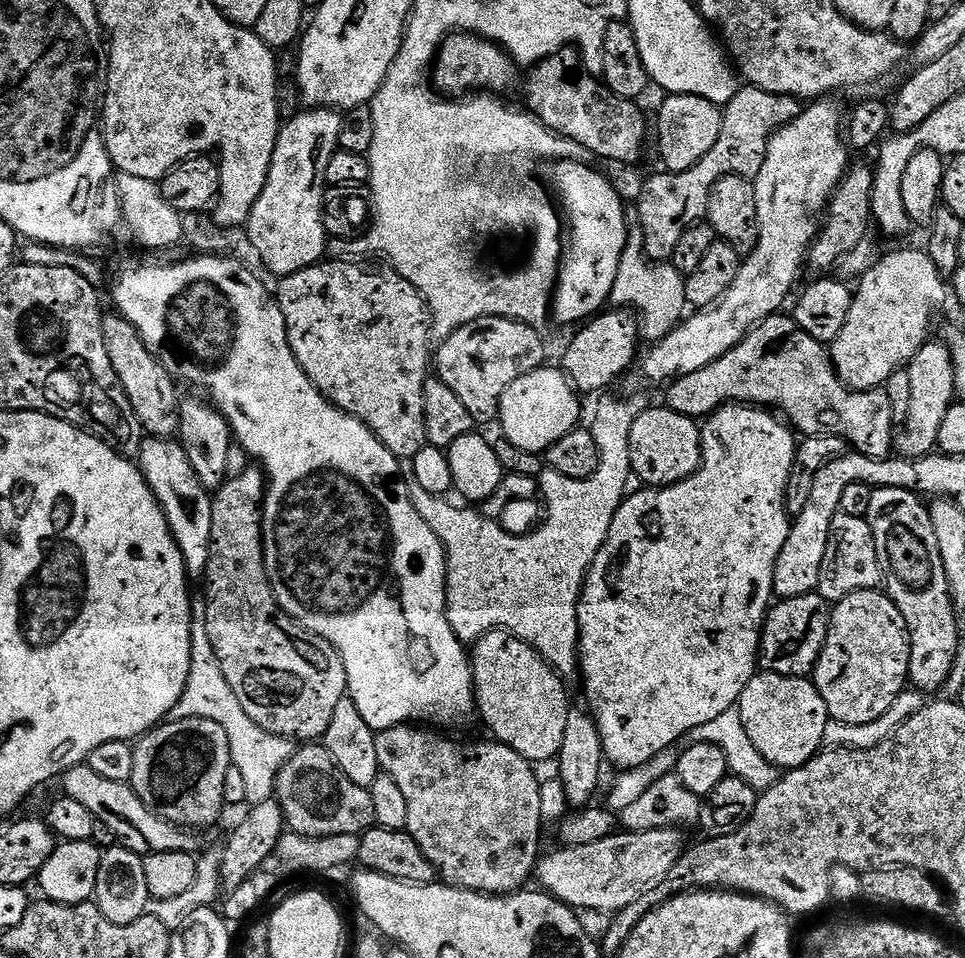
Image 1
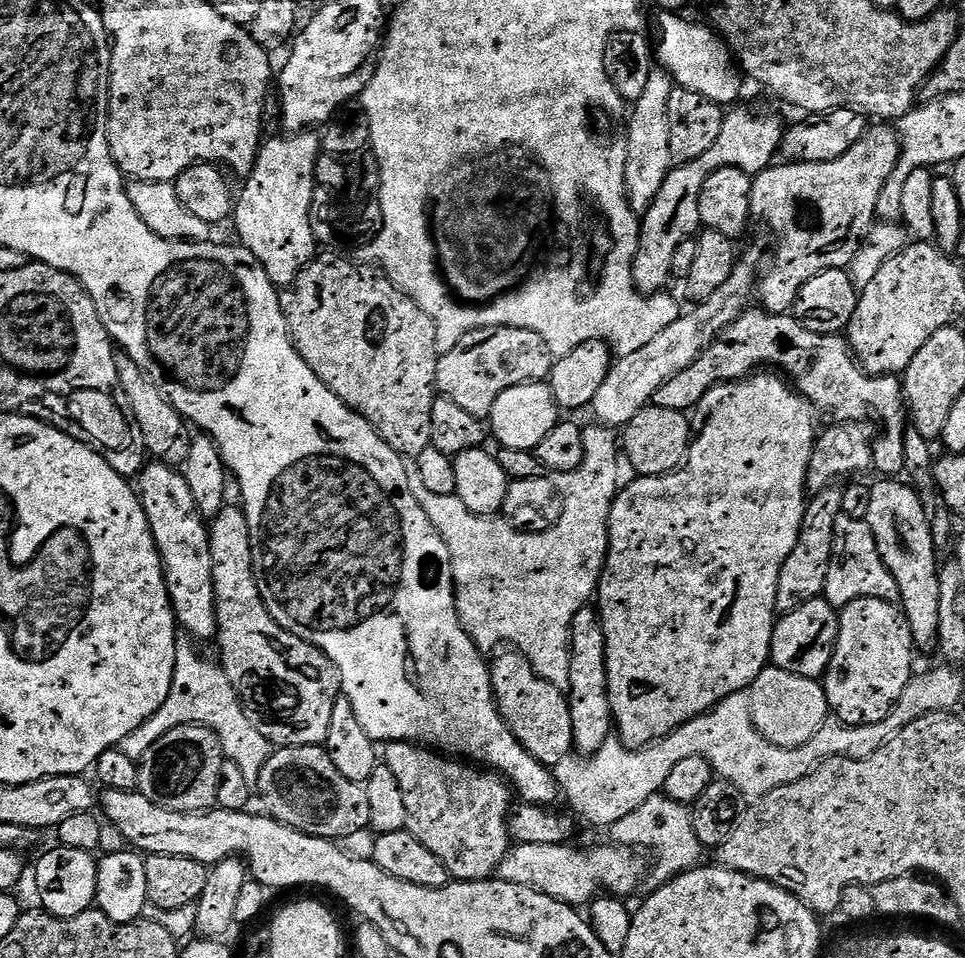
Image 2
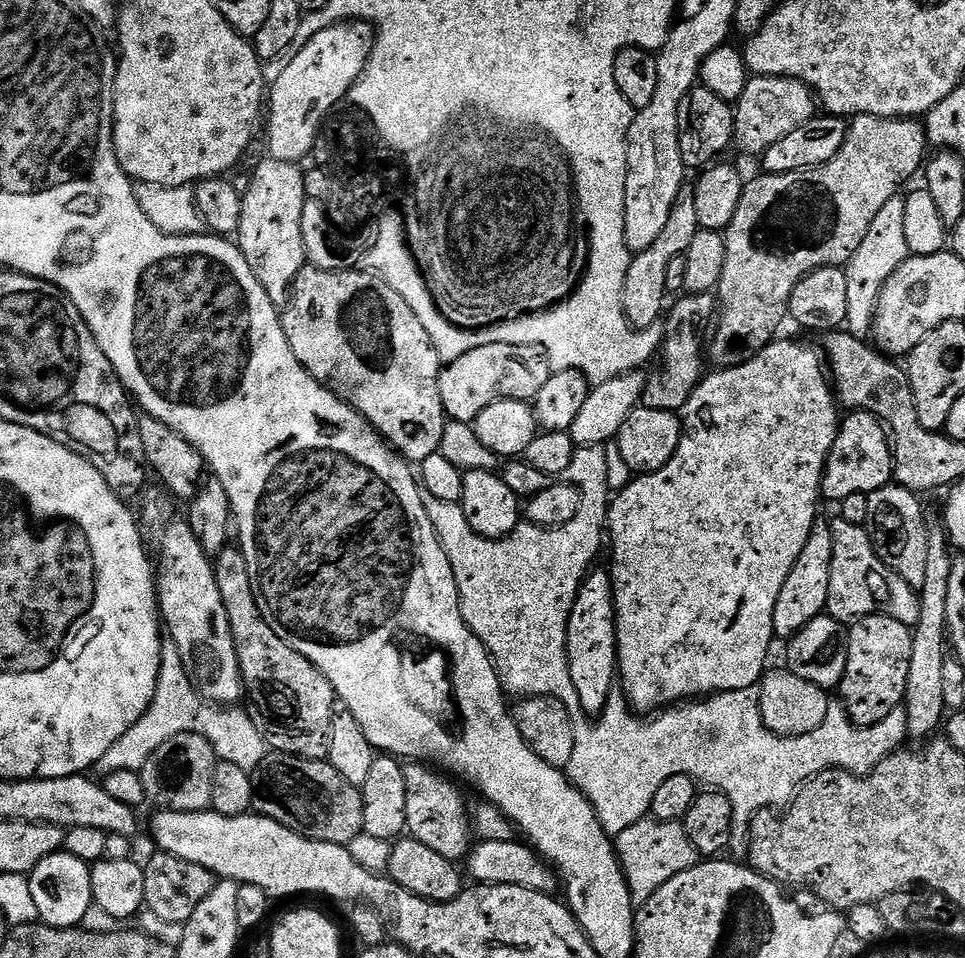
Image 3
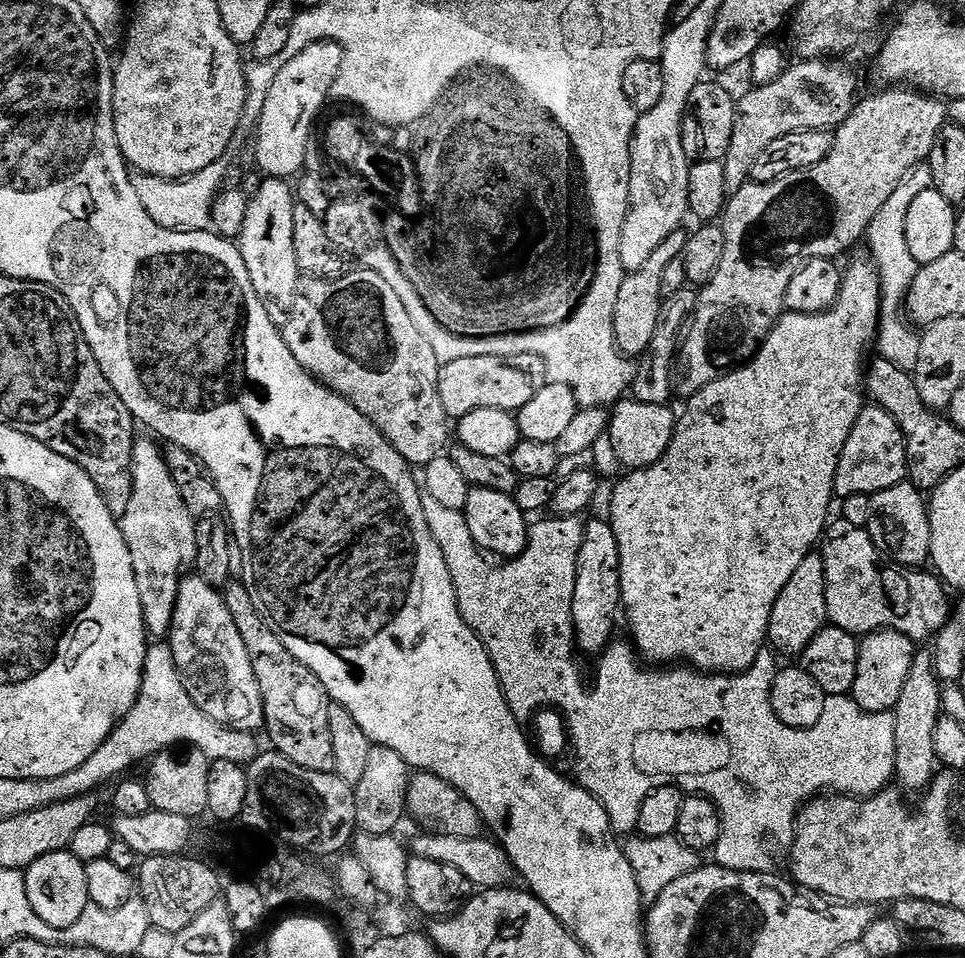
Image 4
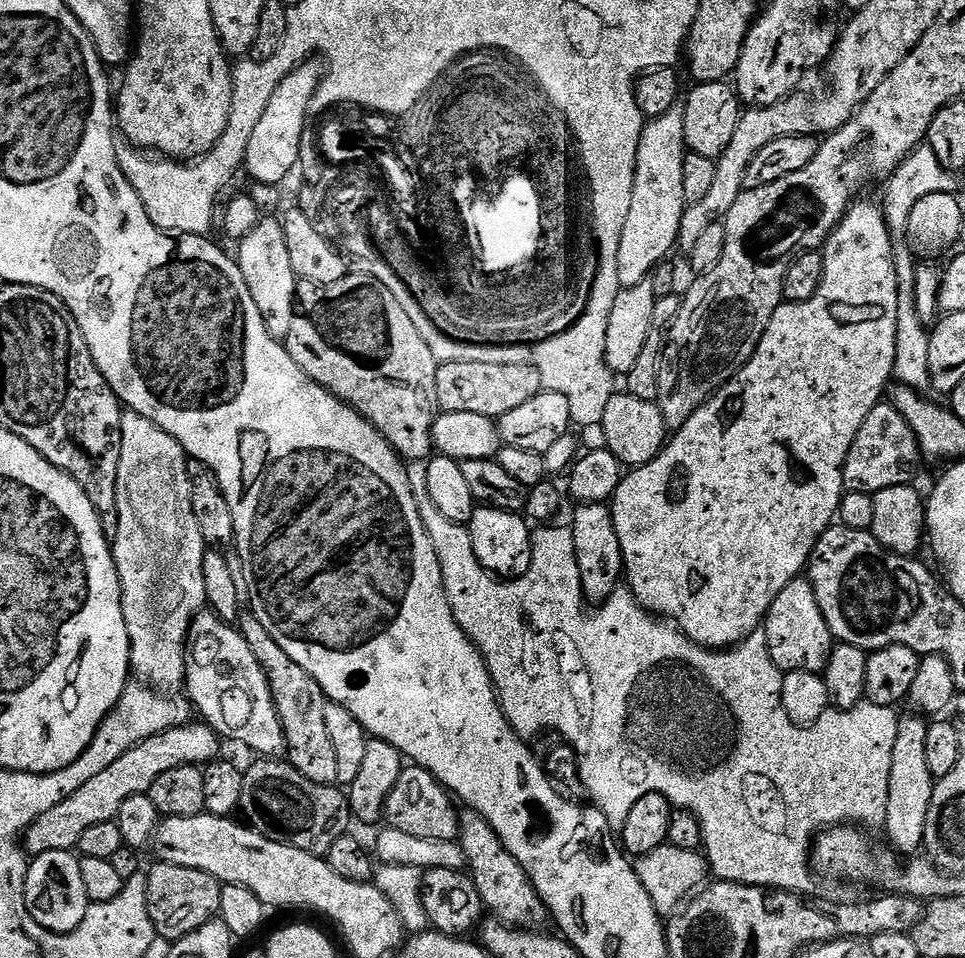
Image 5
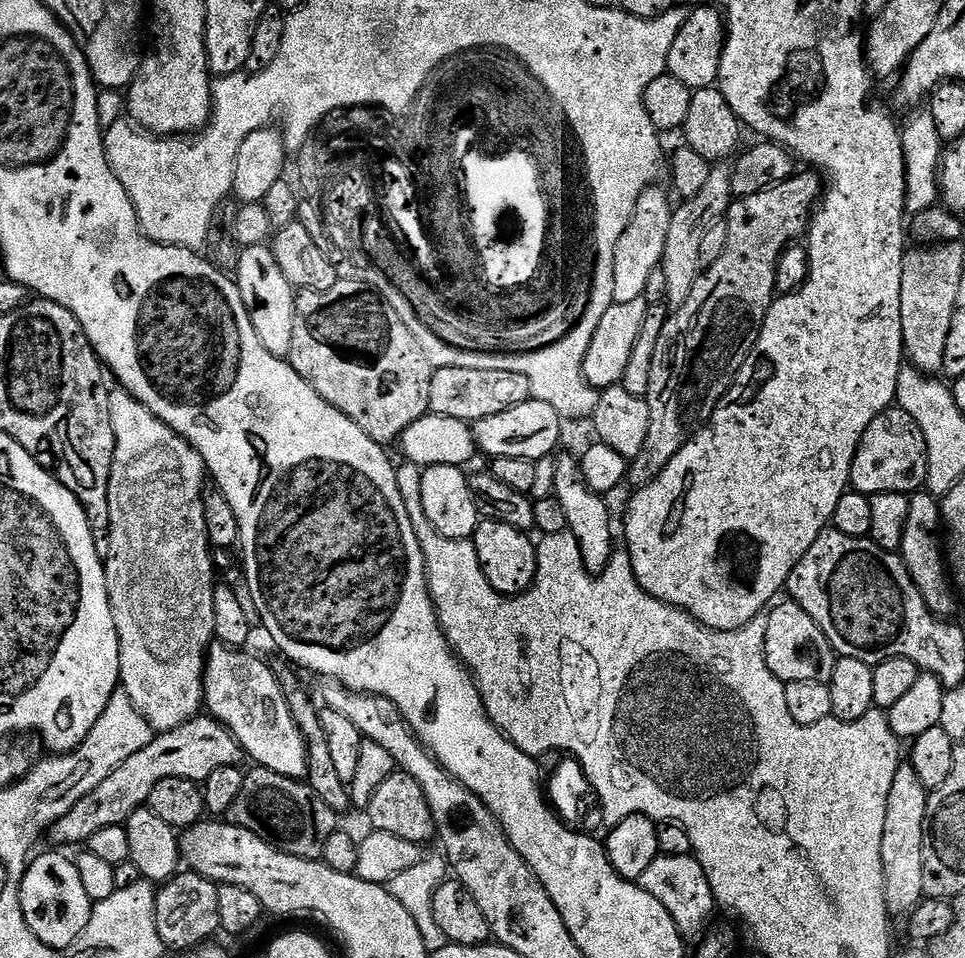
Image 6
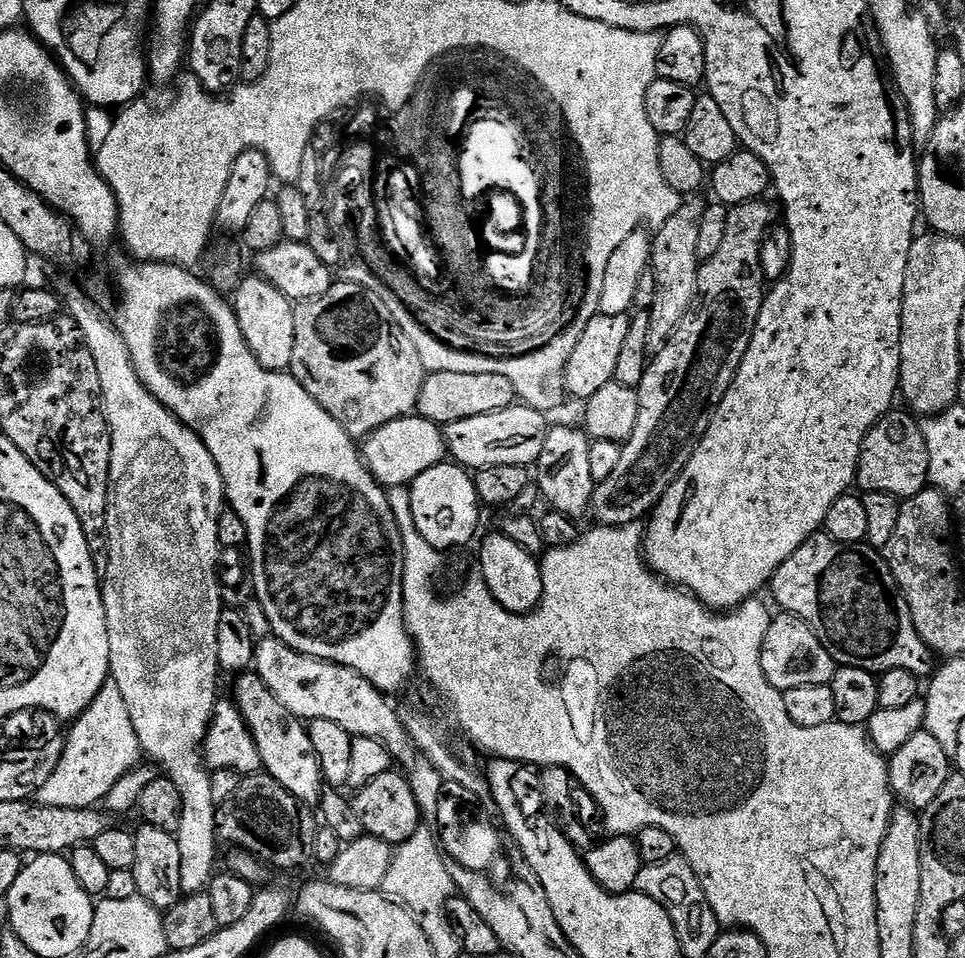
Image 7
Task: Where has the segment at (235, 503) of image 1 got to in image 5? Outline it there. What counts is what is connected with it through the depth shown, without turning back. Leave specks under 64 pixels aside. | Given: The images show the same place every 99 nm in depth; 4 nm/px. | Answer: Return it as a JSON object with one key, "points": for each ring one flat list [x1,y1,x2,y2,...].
{"points":[[241,611,238,630,246,638,246,646,254,650,254,658,258,658,268,679,274,706,282,722,288,763,293,764,306,778,310,778,310,782,335,785,338,766,334,745,326,734,324,691,310,674,306,674,306,670,302,670,302,666,298,666,298,662,294,662,294,658,290,658,290,654,286,654,286,650,282,650,282,646,278,646,278,642,274,642,274,638,270,638,270,634,260,625,252,611]]}

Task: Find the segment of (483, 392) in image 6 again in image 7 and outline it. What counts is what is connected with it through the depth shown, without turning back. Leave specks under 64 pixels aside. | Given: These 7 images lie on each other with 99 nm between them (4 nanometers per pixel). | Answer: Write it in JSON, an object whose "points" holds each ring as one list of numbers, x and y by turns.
{"points":[[427,373,418,394,416,412,422,418,441,426,462,422,462,418,478,418,478,414,494,414,517,403,514,382,502,374,438,374]]}

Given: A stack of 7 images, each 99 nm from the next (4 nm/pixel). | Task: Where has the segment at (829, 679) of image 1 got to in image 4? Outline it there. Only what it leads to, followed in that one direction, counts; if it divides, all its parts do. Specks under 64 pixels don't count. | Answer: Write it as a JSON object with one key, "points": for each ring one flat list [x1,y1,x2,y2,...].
{"points":[[881,628,859,641,858,674,854,674,851,698,862,710,867,712,891,712,895,709,902,686,910,675,912,657,916,655,917,645,906,634,895,632,892,628]]}

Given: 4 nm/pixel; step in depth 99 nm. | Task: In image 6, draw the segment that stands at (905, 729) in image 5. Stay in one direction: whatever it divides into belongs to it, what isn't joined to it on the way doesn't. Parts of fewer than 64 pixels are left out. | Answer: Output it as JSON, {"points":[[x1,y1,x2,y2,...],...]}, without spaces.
{"points":[[901,762,898,774,890,785,890,798,886,798,886,830,882,830,882,870,884,871,884,897,889,917,907,917,925,899,923,892,923,823,930,790,922,786,914,774,911,762]]}

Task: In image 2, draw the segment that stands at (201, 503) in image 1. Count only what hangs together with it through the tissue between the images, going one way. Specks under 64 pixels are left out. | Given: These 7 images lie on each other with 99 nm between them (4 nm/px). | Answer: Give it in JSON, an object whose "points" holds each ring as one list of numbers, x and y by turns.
{"points":[[145,463,144,471,138,477,138,495,154,534,160,561,164,564,164,577,177,625,193,641,211,641,216,634,216,599,206,517,198,510,184,475,170,464]]}

